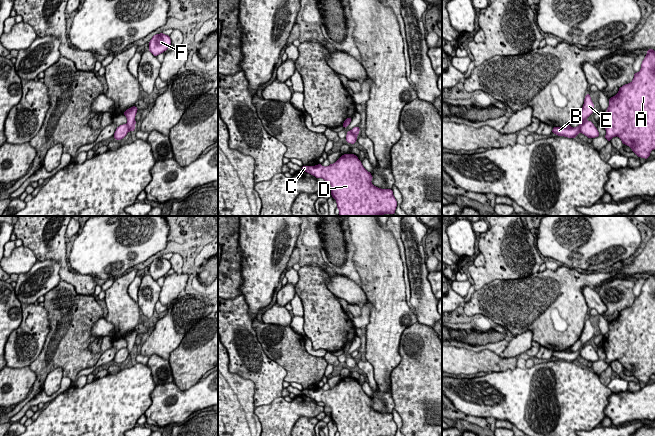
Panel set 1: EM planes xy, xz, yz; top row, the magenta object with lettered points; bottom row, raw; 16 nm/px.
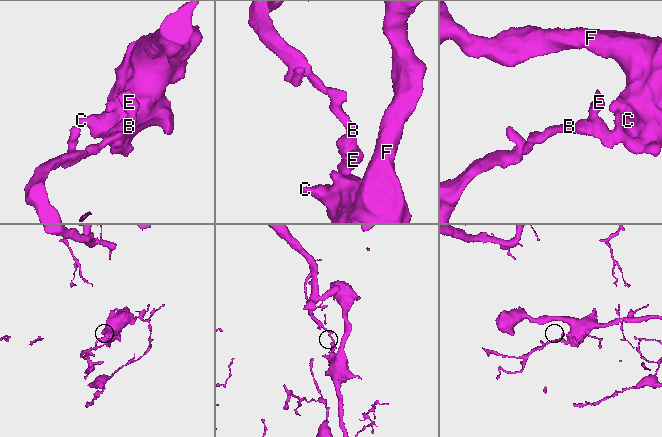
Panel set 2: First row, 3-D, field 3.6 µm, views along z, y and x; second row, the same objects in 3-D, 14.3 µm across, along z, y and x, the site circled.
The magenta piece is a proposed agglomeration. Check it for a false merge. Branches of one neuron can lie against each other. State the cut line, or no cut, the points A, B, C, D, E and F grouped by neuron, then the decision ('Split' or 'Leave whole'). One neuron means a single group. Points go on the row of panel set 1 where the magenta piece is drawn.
Split along yz (585, 120), (578, 131). Groups: A C D F / B E. Split

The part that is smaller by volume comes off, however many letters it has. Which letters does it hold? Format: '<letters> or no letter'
B, E

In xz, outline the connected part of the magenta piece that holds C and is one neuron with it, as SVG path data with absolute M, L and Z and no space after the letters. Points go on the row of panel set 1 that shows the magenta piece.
M344 154L335 163L327 167L320 163L316 166L302 166L301 169L316 178L323 178L331 184L331 195L337 202L339 216L377 216L394 215L397 201L392 189L380 189L371 183L373 179L354 154Z

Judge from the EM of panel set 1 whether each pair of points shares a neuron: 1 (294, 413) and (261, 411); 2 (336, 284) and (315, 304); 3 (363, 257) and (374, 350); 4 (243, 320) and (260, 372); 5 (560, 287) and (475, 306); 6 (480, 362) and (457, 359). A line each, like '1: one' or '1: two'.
1: one
2: two
3: one
4: one
5: one
6: one

